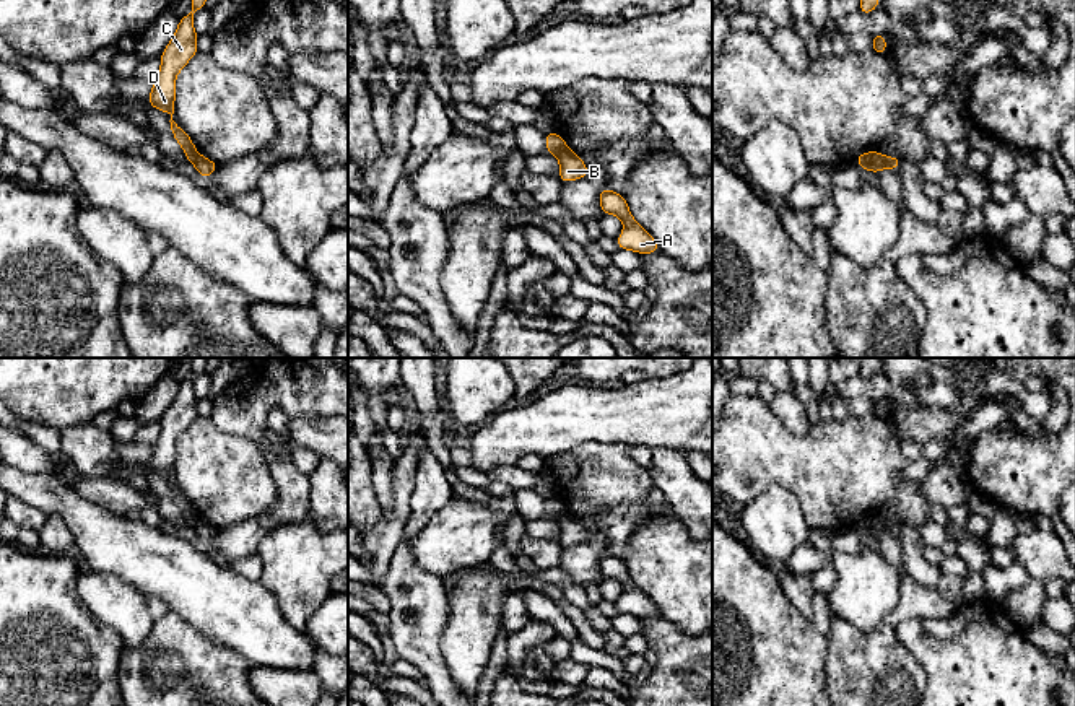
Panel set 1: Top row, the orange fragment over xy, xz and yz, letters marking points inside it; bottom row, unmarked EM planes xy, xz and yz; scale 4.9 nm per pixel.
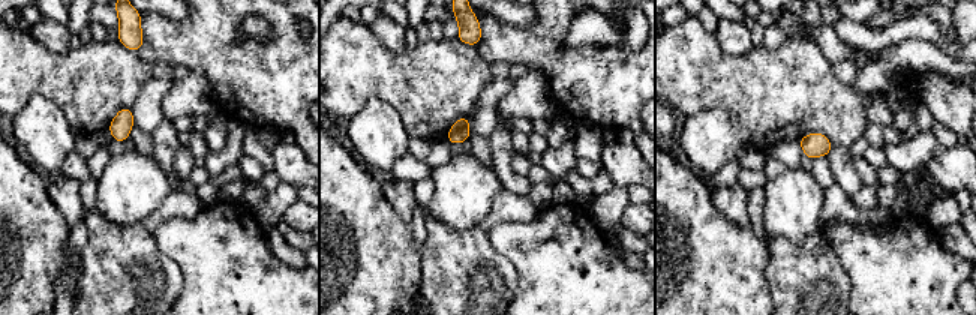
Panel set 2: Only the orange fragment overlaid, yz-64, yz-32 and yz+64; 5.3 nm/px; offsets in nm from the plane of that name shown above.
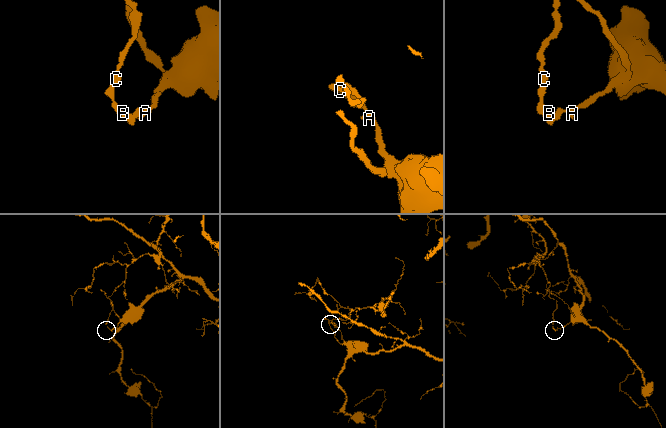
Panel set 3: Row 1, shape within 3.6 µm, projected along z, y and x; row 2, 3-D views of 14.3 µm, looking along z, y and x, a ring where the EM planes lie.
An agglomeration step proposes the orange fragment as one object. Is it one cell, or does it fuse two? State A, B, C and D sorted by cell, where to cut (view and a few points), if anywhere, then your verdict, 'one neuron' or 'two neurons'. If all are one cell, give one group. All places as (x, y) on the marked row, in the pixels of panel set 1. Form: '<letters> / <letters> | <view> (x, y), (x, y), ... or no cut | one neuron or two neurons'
A B / C D | yz (875, 152), (864, 166) | two neurons

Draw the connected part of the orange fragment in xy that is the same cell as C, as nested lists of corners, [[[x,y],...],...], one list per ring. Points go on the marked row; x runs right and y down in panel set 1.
[[[192,0],[192,10],[179,20],[177,29],[161,52],[161,68],[153,80],[153,89],[146,102],[161,112],[171,115],[171,130],[176,142],[184,150],[187,161],[195,163],[198,151],[194,146],[192,138],[187,132],[172,120],[174,101],[176,101],[176,78],[177,73],[187,65],[189,60],[198,52],[197,37],[198,34],[194,29],[194,15],[207,7],[207,0]]]

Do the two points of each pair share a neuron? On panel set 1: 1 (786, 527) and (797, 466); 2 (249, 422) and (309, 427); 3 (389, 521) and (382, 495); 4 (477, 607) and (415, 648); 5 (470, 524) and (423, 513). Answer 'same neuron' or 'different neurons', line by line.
1: different neurons
2: different neurons
3: different neurons
4: different neurons
5: different neurons

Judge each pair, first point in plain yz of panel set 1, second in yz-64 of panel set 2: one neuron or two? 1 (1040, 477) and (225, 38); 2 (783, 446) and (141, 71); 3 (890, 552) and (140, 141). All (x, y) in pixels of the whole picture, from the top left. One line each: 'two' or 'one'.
1: one
2: one
3: one

